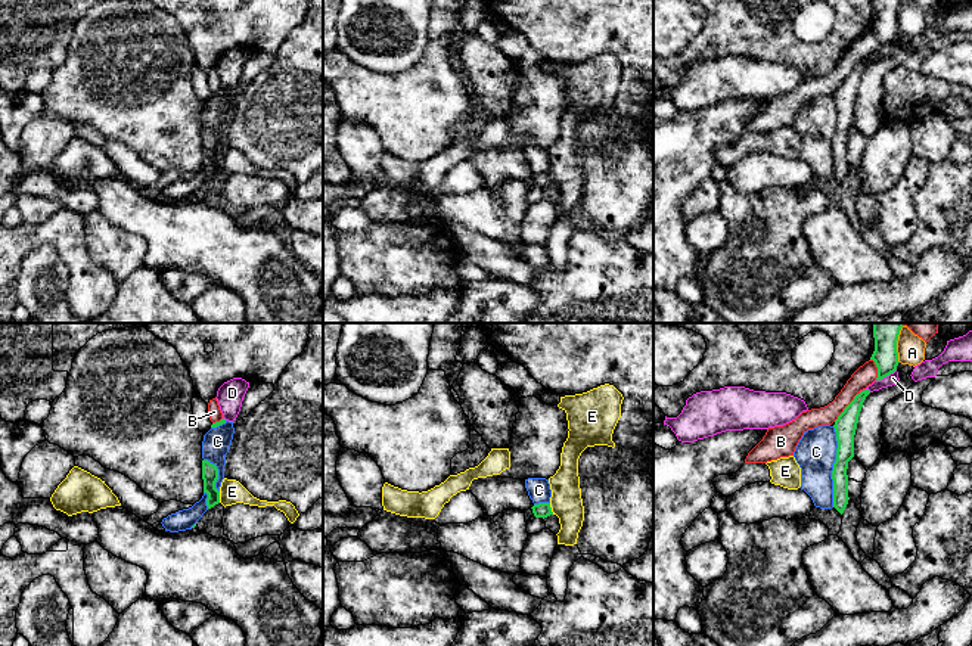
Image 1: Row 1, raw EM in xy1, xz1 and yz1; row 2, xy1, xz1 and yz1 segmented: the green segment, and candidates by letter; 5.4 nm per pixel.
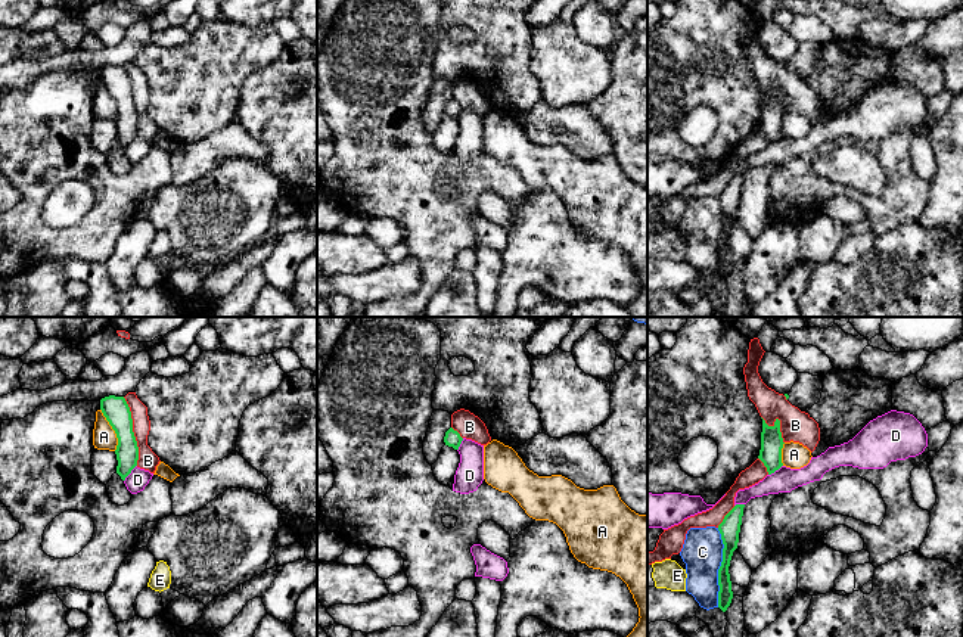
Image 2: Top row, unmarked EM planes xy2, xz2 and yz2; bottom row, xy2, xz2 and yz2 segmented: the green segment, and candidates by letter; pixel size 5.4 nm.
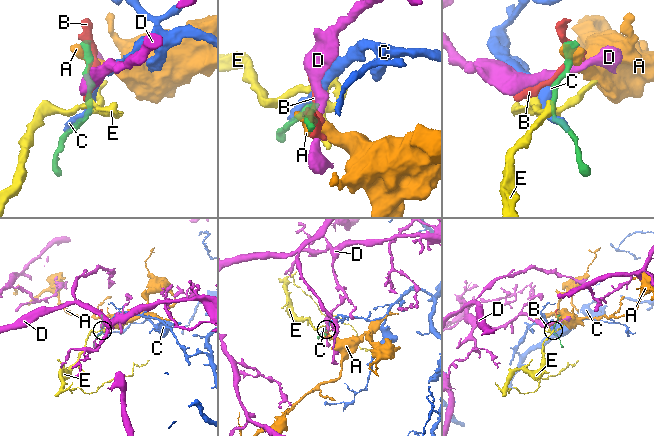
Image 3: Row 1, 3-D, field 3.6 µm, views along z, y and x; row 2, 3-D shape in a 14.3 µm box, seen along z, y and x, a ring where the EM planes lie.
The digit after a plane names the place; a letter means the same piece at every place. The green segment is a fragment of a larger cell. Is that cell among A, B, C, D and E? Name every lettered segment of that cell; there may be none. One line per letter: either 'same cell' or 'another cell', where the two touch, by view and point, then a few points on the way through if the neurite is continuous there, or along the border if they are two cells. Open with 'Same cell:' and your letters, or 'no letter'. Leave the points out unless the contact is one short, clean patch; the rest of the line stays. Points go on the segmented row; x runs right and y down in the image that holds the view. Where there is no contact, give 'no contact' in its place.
Same cell: no letter
A: another cell; contact xy2 (112, 428); border xy2 (101, 409), (115, 434), (115, 450)
B: another cell; contact xy2 (131, 431)
C: another cell; contact yz1 (834, 466)
D: another cell; contact yz1 (885, 376); border yz1 (896, 369), (876, 381)
E: another cell; contact xy1 (219, 497); border xy1 (219, 491), (220, 502)

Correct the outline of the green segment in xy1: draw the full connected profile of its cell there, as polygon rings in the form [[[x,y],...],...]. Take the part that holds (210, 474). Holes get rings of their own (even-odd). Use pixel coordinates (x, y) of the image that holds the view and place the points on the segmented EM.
[[[202,460],[202,479],[204,479],[204,493],[208,494],[206,506],[208,509],[211,509],[220,503],[220,491],[215,488],[215,482],[218,479],[218,469],[208,460]]]

